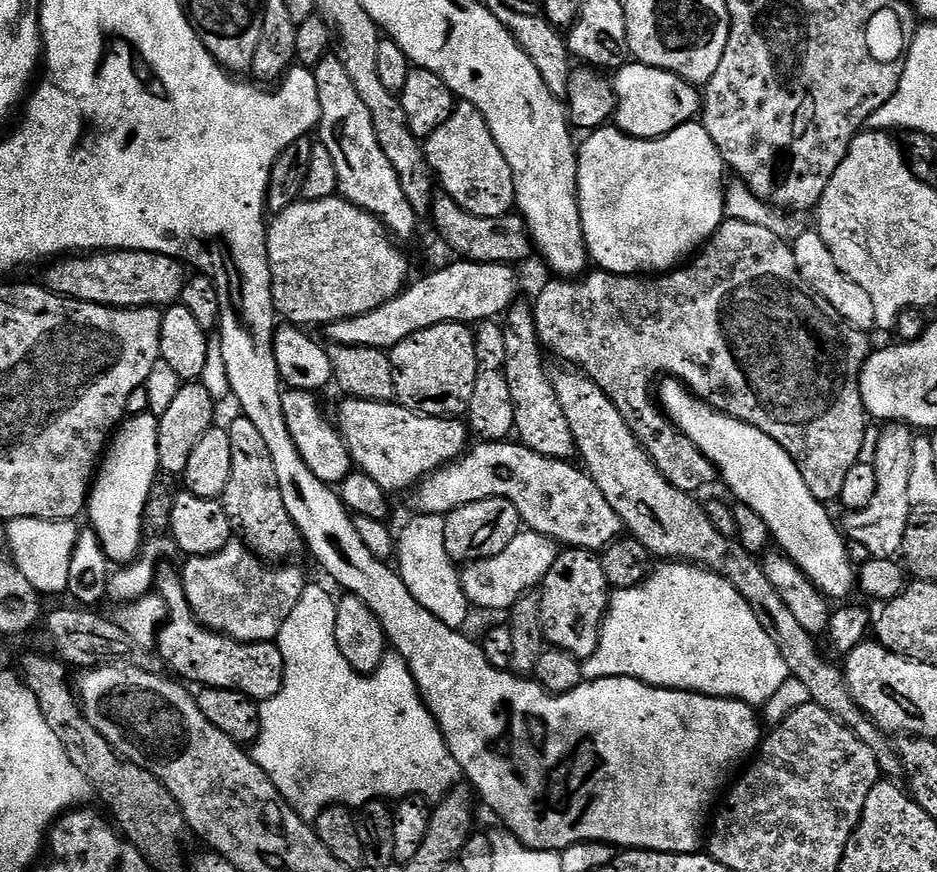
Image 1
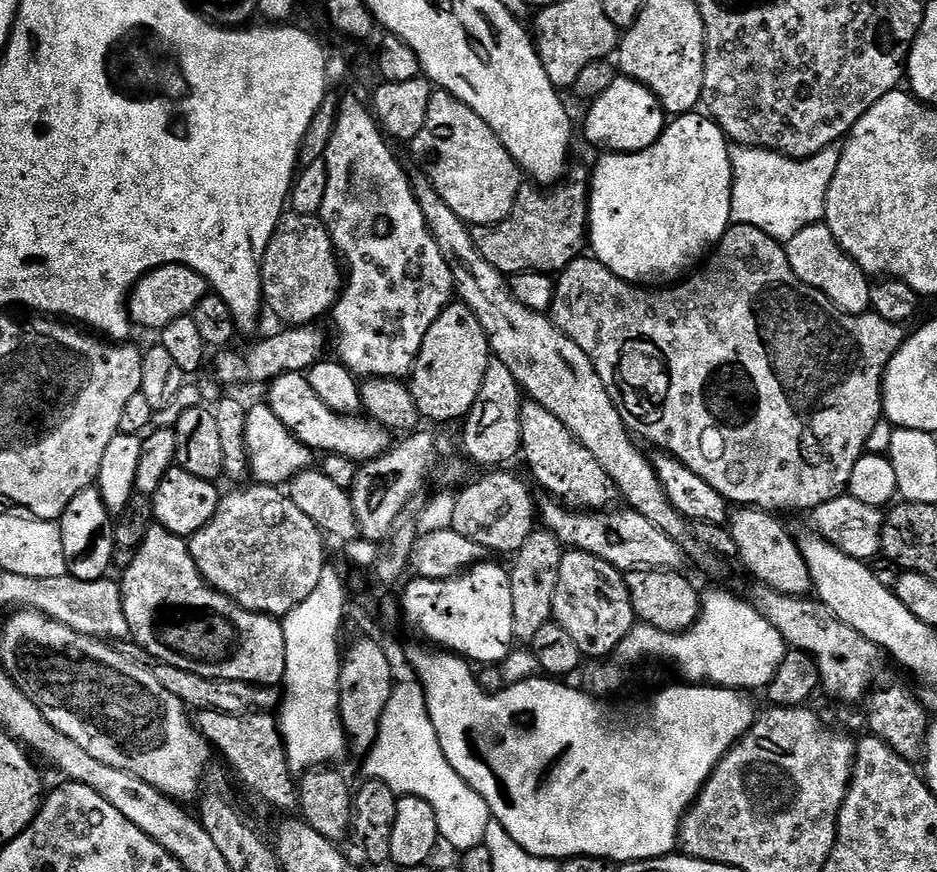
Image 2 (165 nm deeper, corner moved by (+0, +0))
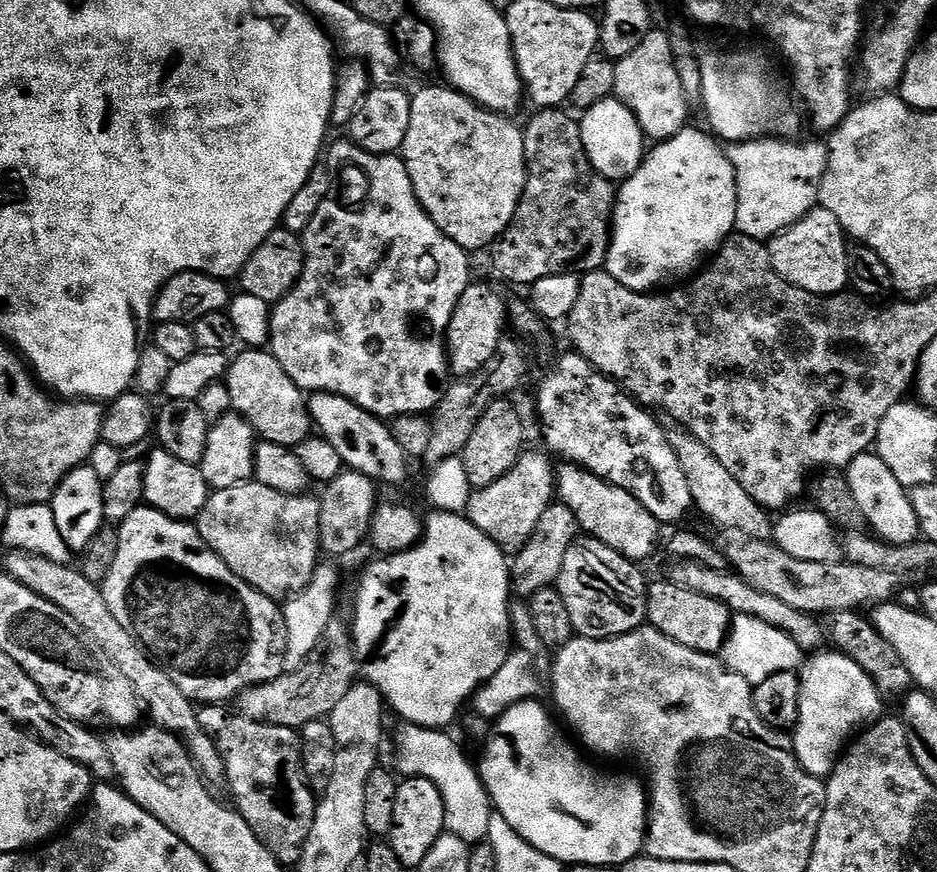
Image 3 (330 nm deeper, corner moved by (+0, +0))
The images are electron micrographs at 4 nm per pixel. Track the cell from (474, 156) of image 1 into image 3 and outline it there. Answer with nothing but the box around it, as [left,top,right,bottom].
[402,86,528,250]

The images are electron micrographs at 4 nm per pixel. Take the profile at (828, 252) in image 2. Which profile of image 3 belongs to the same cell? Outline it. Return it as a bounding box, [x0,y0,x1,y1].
[767,207,849,296]

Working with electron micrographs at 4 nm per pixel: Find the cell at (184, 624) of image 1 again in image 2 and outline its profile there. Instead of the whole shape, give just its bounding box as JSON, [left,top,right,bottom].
[120,526,286,686]

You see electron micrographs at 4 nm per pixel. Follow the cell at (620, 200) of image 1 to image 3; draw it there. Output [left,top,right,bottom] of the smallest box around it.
[606,126,736,293]

